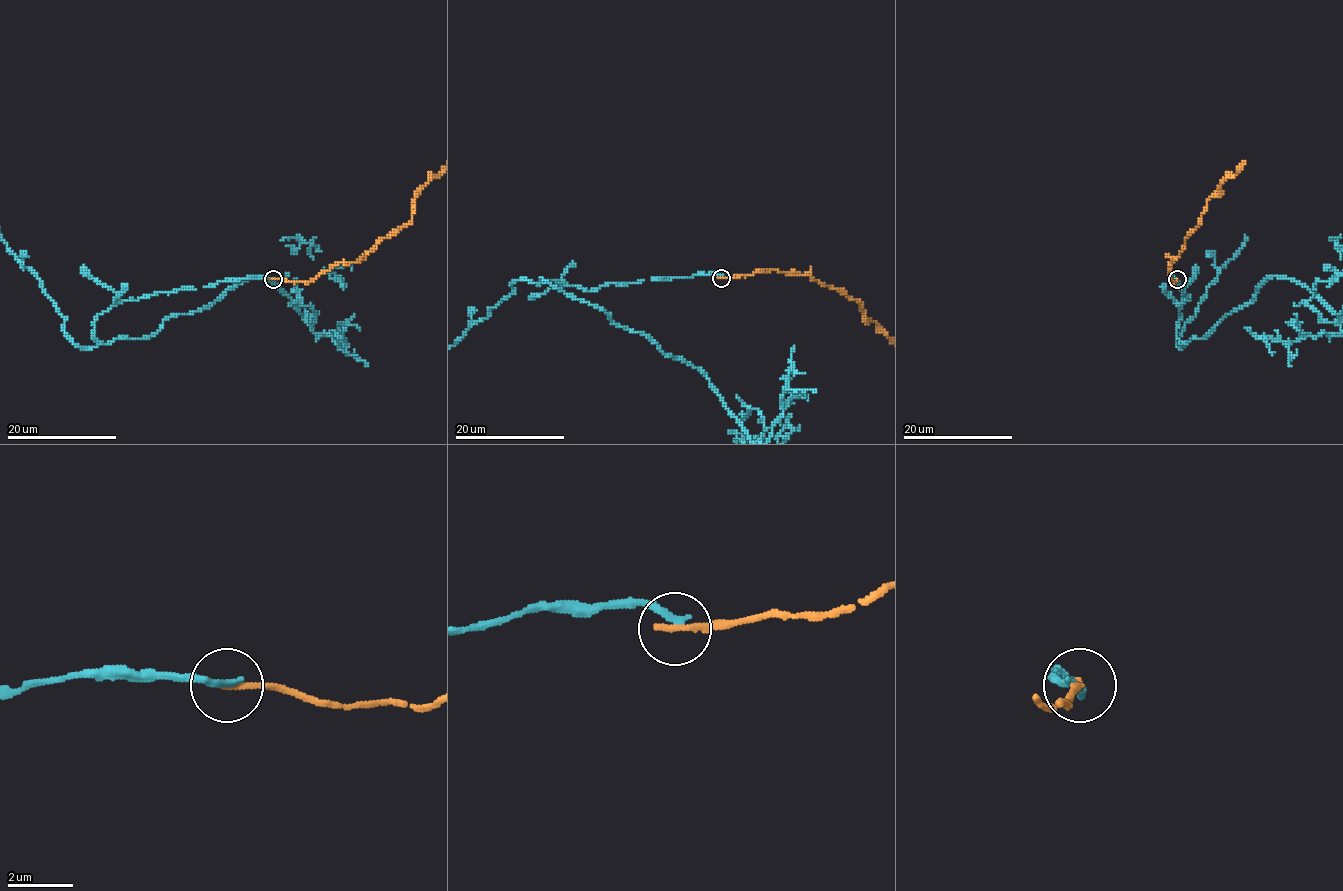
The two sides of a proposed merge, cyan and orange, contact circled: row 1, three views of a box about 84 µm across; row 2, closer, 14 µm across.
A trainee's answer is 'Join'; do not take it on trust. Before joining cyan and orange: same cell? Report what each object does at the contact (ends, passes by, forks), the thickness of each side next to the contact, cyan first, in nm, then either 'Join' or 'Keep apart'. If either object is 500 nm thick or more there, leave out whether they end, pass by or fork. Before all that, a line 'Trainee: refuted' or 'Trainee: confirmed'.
Trainee: refuted
At the ring cyan ends. At the ring orange ends. Thickness 220 nm (cyan) against 240 nm. Keep apart

